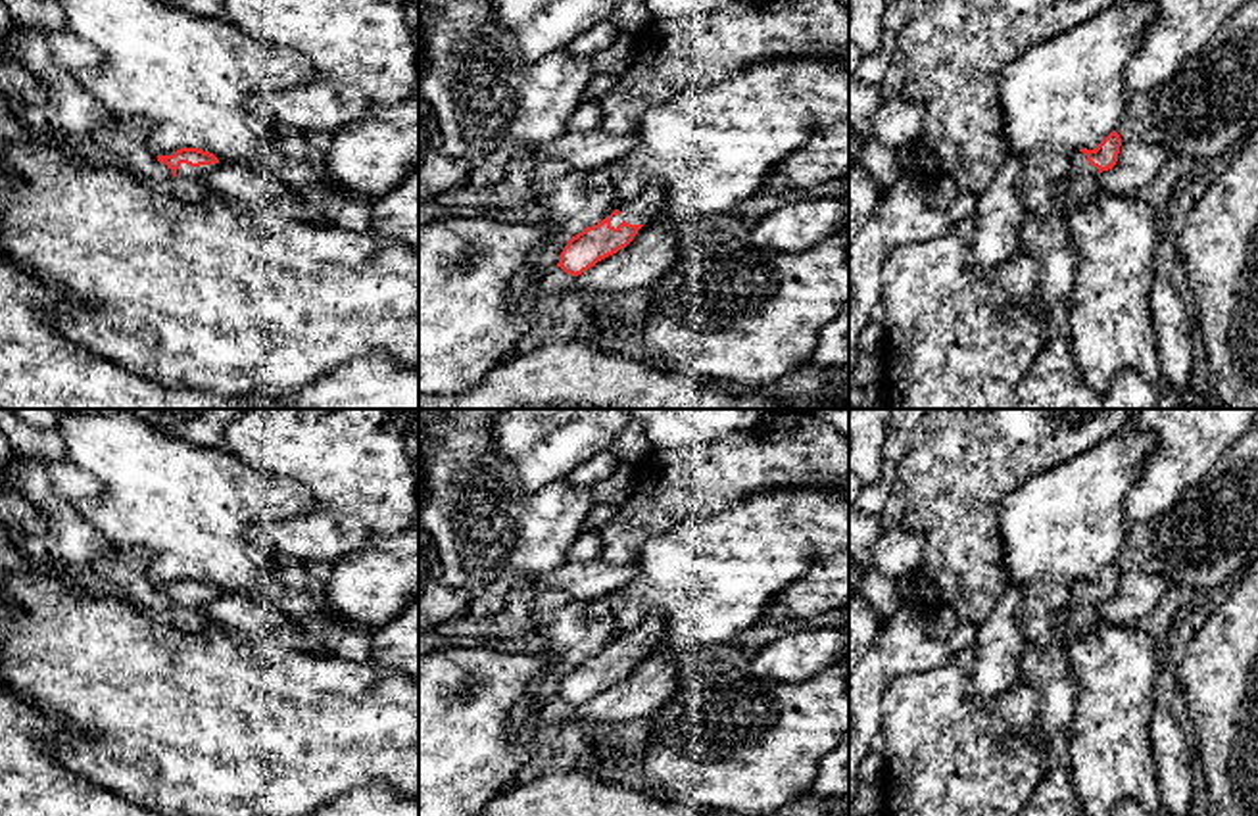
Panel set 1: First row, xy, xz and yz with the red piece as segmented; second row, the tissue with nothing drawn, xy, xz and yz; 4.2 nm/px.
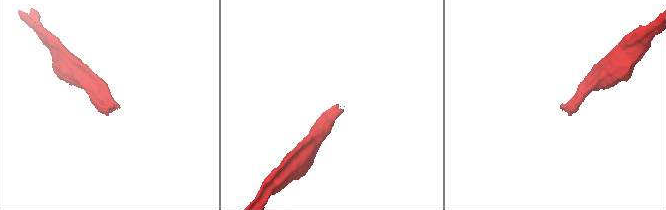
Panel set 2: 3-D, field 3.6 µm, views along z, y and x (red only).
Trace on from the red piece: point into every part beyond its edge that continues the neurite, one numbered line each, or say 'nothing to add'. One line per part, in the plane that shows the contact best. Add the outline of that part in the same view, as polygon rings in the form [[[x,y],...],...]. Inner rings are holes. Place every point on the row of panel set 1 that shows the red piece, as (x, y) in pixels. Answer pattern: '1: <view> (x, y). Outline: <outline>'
1: xz (638, 210). Outline: [[[647,186],[638,196],[622,202],[618,215],[611,217],[611,227],[618,227],[622,221],[630,225],[647,225],[649,219],[663,209],[663,188]]]

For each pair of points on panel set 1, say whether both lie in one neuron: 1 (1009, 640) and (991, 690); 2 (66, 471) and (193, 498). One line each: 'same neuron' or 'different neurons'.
1: same neuron
2: different neurons

